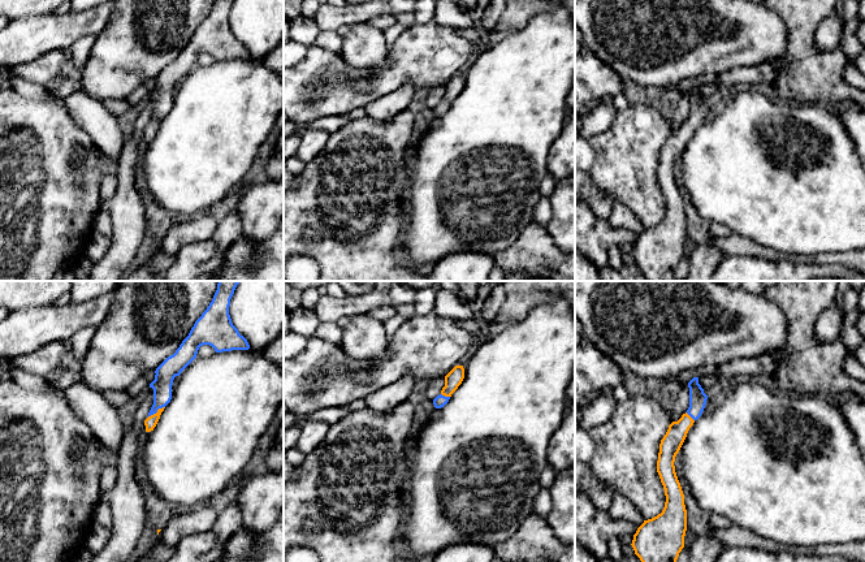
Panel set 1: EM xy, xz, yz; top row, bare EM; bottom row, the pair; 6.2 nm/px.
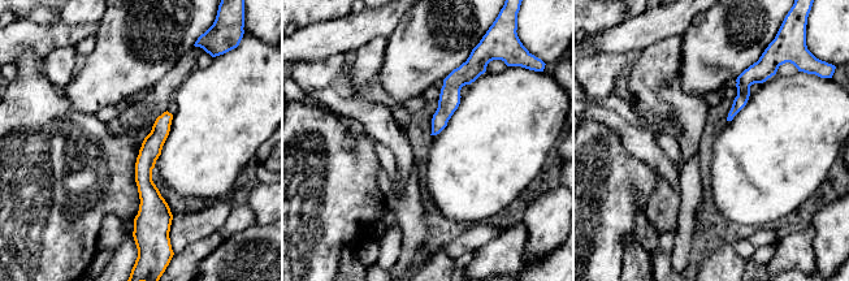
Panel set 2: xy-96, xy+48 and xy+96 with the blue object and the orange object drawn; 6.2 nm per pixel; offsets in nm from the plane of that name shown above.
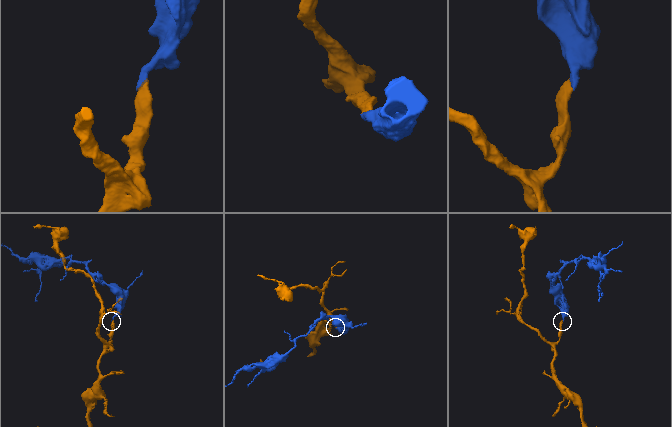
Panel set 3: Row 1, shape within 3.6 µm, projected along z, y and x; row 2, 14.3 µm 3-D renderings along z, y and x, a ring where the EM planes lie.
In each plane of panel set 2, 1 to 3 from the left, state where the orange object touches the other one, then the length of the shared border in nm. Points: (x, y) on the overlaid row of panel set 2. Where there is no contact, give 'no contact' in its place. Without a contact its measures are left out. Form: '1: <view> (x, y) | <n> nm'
1: no contact
2: no contact
3: no contact

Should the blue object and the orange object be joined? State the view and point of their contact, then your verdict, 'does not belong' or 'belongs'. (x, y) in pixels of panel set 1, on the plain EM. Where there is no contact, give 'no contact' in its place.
xy (155, 121) | belongs

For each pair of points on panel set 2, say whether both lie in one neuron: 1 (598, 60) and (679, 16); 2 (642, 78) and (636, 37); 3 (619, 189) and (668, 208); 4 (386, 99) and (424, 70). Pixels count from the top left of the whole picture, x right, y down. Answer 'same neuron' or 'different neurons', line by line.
1: different neurons
2: different neurons
3: different neurons
4: different neurons

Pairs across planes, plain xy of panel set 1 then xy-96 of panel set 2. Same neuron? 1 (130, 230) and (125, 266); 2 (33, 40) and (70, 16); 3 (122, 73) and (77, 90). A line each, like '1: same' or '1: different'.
1: same
2: different
3: same

